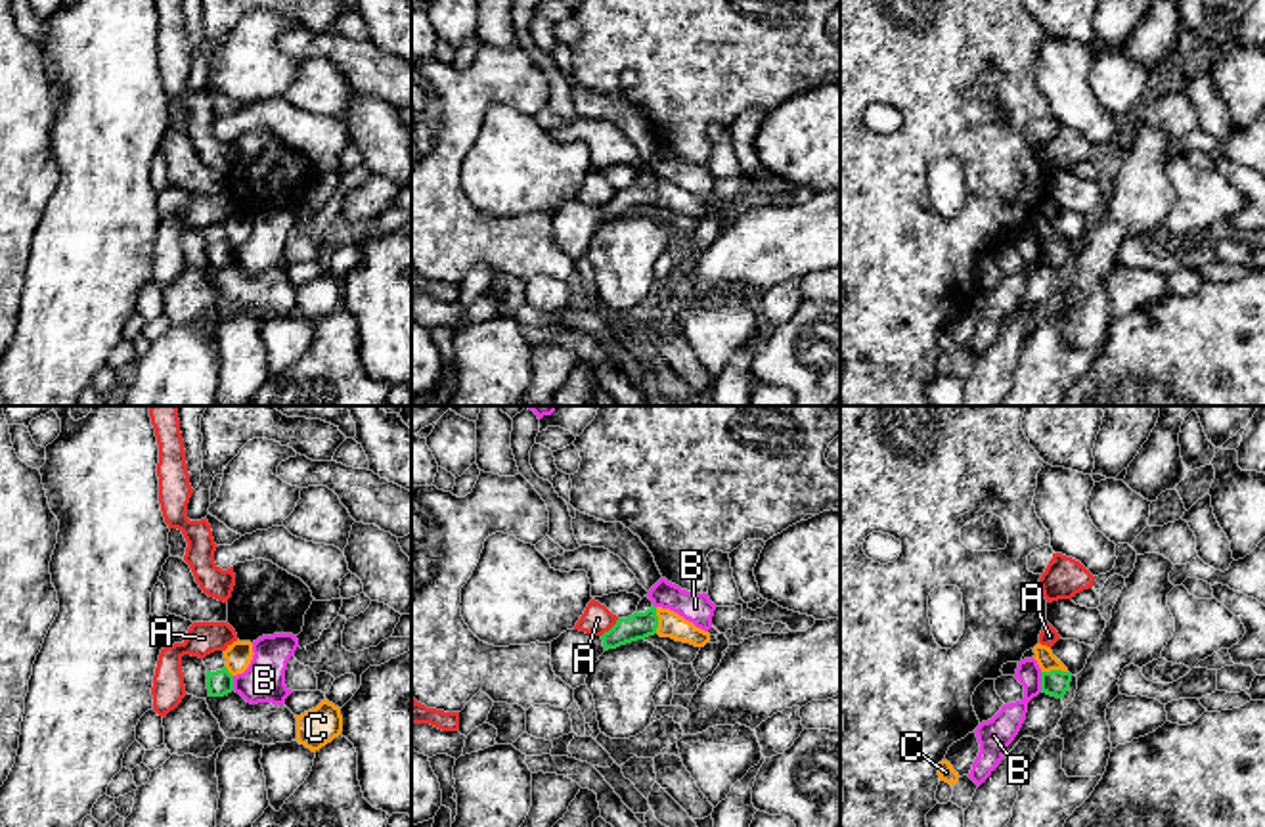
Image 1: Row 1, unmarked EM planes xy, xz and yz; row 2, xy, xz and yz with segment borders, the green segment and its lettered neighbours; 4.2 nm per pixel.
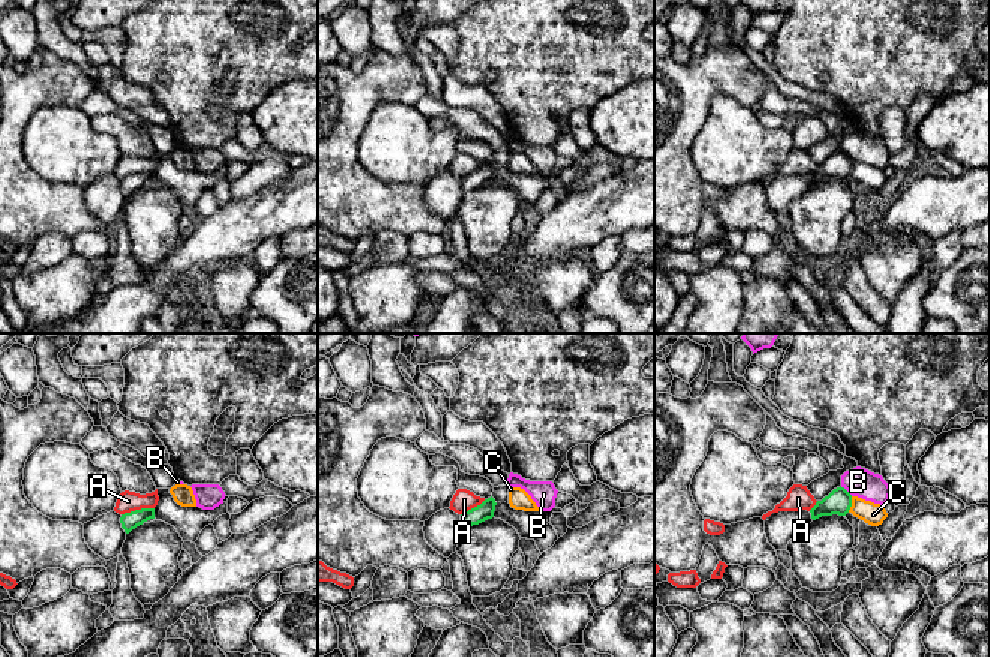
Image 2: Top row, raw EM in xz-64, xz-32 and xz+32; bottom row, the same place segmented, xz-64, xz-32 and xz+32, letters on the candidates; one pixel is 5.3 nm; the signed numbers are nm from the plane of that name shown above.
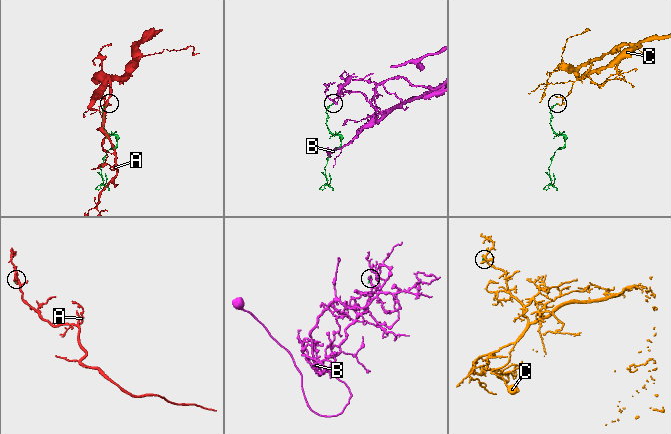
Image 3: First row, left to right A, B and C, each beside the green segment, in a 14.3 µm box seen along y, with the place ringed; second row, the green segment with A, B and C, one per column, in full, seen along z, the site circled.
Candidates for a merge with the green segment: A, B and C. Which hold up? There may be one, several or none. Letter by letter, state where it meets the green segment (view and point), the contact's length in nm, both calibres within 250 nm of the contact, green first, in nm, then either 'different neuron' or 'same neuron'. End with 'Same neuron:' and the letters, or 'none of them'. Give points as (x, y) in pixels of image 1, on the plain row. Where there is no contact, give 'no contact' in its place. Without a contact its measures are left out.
A: contact xz (611, 200); length 110 nm; calibres 110 and 120 nm; different neuron
B: contact yz (1042, 253); length 90 nm; calibres 110 and 120 nm; different neuron
C: contact xz (657, 192); length 110 nm; calibres 110 and 110 nm; different neuron
Same neuron: none of them

